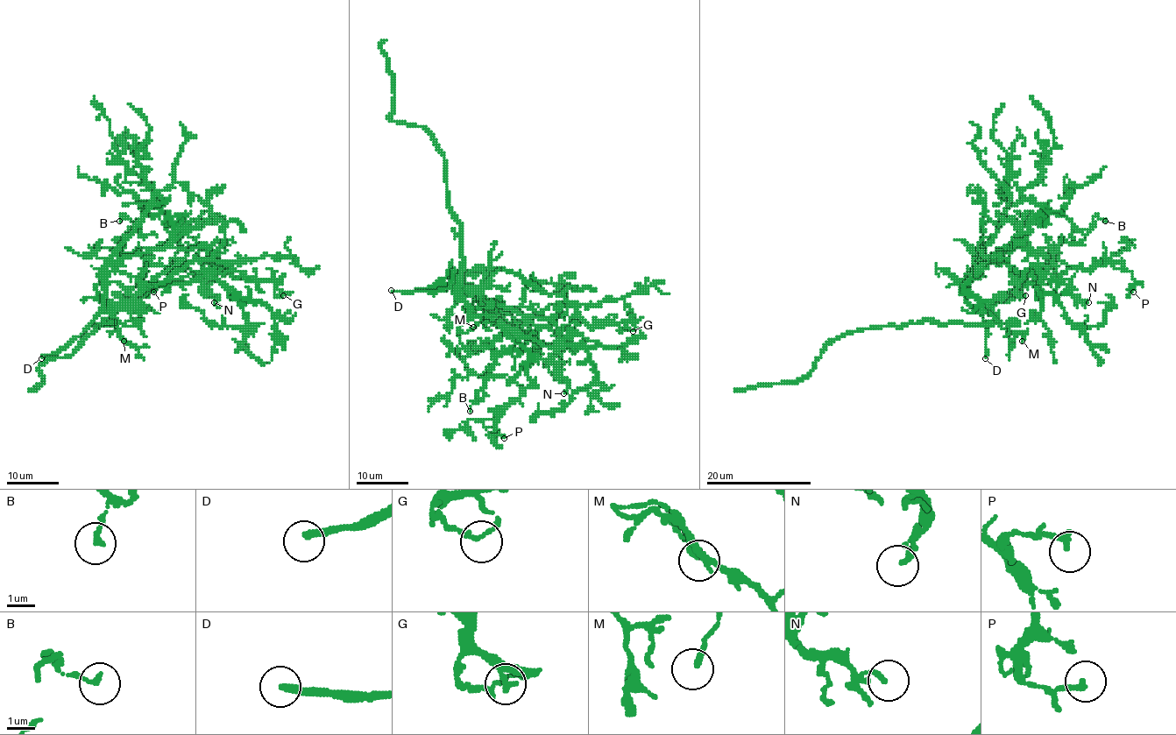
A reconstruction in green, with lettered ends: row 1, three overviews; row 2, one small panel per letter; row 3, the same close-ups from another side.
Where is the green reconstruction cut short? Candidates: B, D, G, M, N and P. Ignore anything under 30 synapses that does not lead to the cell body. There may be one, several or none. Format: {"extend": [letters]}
{"extend": ["D"]}

